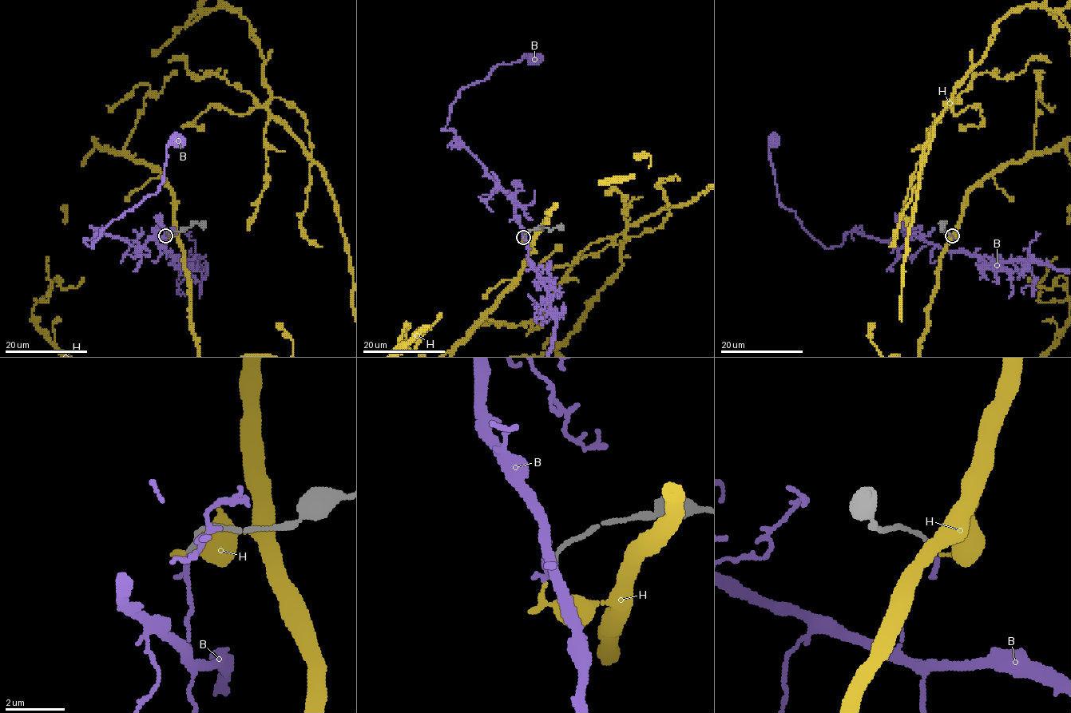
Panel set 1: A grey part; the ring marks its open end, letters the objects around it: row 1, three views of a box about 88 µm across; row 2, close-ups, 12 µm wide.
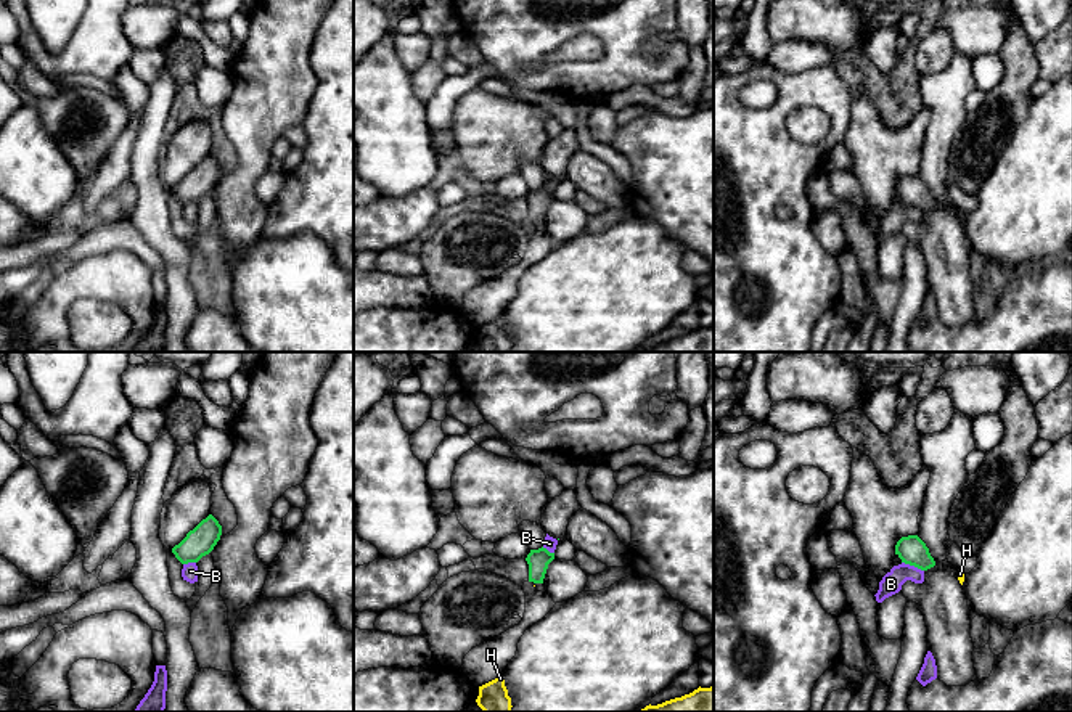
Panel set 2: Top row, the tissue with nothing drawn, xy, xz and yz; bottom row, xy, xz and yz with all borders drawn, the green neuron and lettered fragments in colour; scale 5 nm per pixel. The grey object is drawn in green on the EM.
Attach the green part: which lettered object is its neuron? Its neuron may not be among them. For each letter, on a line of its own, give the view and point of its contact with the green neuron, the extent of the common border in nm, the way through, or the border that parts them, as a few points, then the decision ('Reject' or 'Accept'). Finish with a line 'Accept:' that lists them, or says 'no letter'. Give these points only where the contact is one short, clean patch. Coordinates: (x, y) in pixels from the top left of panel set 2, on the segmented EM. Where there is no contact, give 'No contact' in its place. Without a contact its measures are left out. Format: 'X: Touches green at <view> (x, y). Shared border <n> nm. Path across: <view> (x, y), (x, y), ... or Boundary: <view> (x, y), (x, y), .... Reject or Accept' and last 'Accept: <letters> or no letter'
B: Touches green at yz (913, 564). Shared border 120 nm. Boundary: yz (902, 561), (923, 571). Reject
H: No contact. Accept
Accept: H

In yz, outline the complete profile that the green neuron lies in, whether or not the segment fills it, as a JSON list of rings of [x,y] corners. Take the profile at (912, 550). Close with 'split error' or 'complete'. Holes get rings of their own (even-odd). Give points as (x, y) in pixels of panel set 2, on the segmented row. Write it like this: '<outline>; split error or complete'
[[[918,535],[902,537],[895,545],[895,554],[902,563],[927,571],[935,566],[929,548]]]; complete

